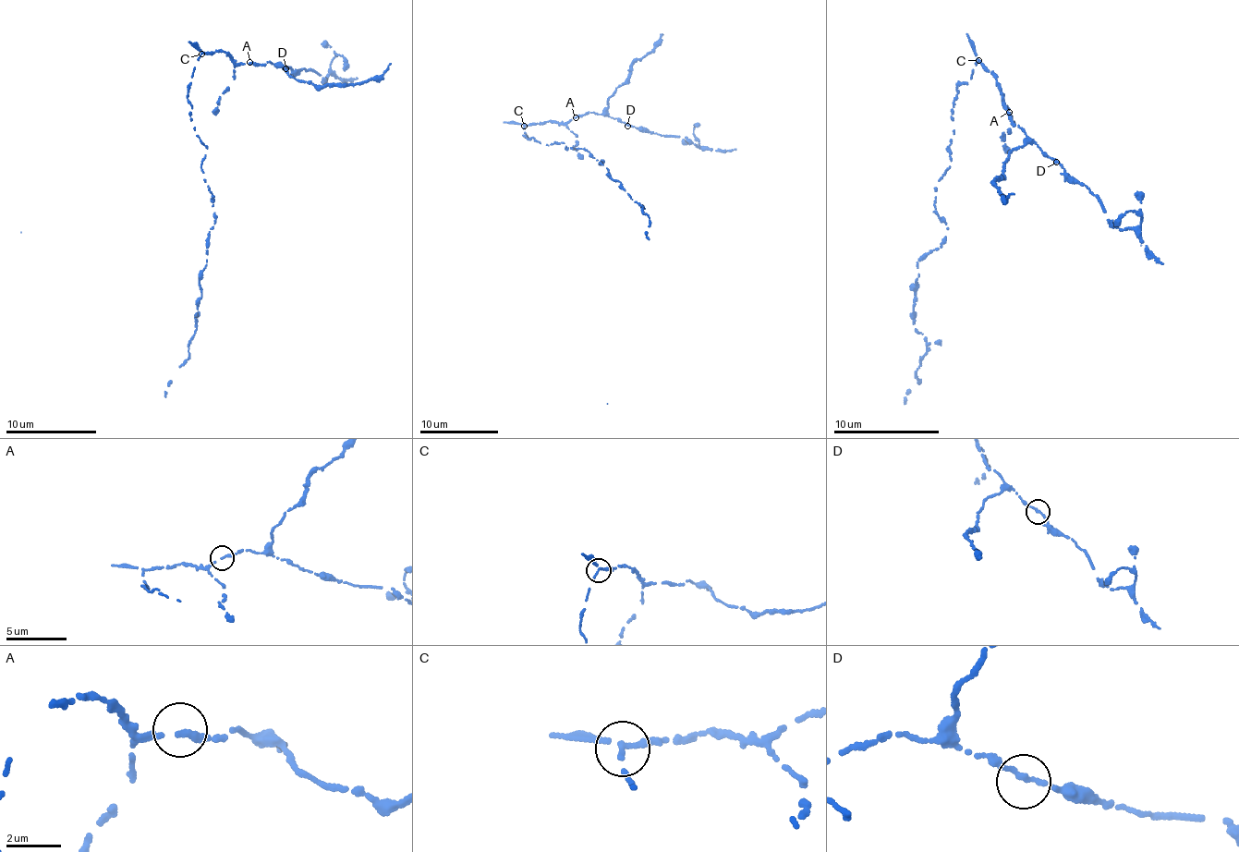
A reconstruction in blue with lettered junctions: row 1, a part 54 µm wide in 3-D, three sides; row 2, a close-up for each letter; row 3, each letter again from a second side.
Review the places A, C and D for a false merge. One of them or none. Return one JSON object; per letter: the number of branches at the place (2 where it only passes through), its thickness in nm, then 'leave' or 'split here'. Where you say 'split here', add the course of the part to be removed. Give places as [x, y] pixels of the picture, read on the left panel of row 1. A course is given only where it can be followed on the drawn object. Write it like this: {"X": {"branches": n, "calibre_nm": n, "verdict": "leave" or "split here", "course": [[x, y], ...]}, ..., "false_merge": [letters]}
{"A": {"branches": 2, "calibre_nm": 200, "verdict": "leave"}, "C": {"branches": 2, "calibre_nm": 200, "verdict": "split here", "course": [[201, 54], [187, 93], [196, 136], [207, 148], [200, 167], [216, 218], [188, 360], [178, 367], [164, 397]]}, "D": {"branches": 2, "calibre_nm": 200, "verdict": "leave"}, "false_merge": ["C"]}

